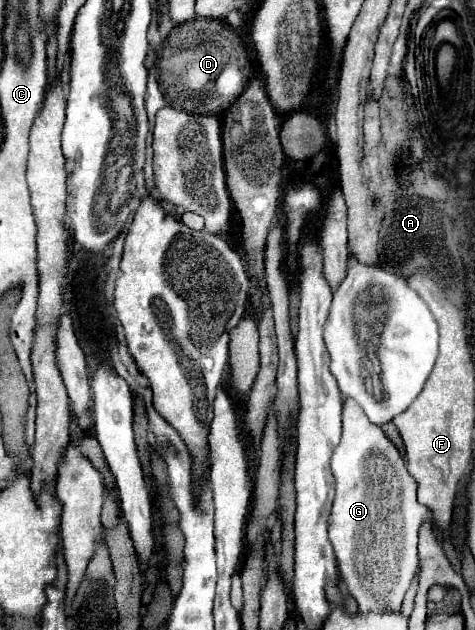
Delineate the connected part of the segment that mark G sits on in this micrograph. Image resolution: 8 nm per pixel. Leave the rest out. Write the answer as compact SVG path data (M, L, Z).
M343 399L343 437L333 451L331 469L337 481L337 493L331 507L329 539L333 543L347 593L357 601L361 613L371 613L379 609L399 611L417 571L419 529L425 523L429 509L419 505L417 501L415 479L407 473L401 449L383 433L381 425L371 423L363 409L351 399Z

